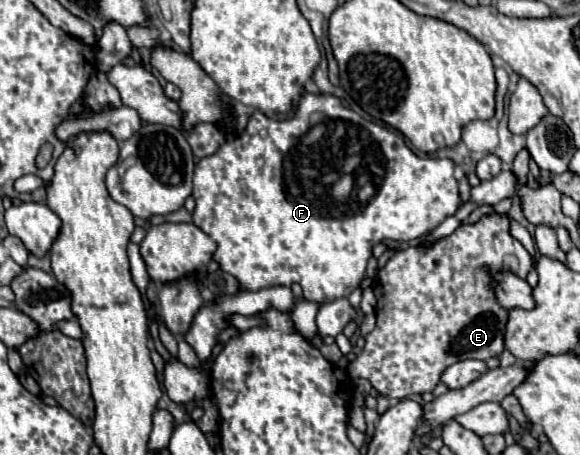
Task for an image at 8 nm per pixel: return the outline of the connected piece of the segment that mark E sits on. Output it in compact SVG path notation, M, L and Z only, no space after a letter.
M485 214L475 224L463 224L455 234L429 246L409 246L397 252L375 276L377 326L365 336L361 356L349 364L351 378L367 378L389 398L433 392L443 370L459 360L489 360L505 350L503 330L507 308L499 306L491 282L495 274L513 272L525 278L531 256L511 236L509 214Z

